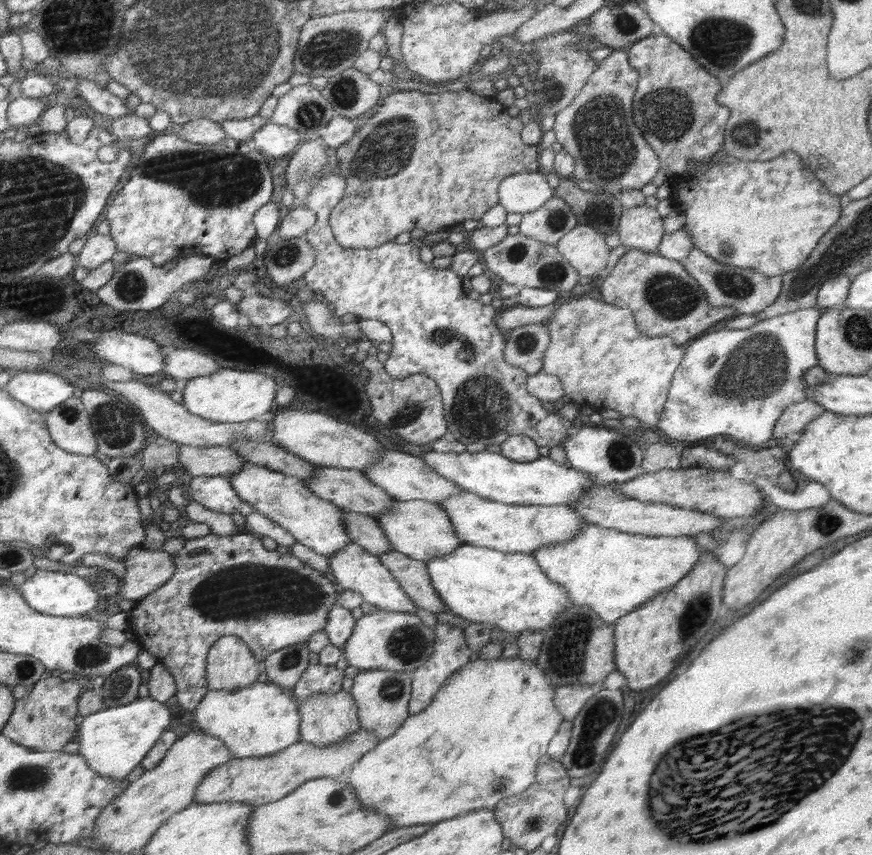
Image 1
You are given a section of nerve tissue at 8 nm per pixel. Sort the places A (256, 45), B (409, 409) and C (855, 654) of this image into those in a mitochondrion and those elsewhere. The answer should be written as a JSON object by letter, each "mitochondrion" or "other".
{"A":"mitochondrion","B":"mitochondrion","C":"mitochondrion"}

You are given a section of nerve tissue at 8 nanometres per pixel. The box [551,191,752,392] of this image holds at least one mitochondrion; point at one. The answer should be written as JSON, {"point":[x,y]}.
{"point":[672,297]}

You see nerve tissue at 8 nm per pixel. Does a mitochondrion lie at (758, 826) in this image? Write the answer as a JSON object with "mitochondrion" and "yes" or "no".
{"mitochondrion":"no"}

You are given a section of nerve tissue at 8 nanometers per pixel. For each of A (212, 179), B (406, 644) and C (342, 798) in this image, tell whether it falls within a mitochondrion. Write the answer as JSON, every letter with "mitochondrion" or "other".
{"A":"mitochondrion","B":"mitochondrion","C":"mitochondrion"}

